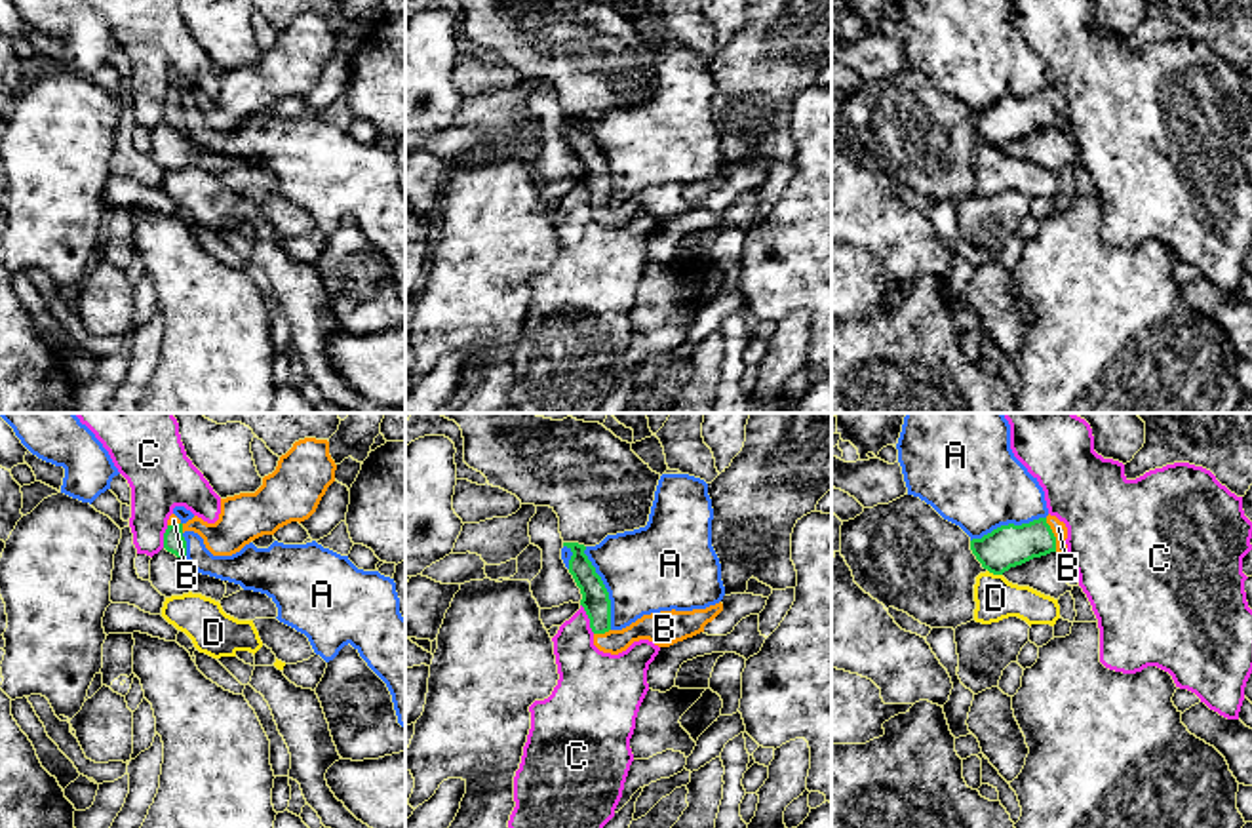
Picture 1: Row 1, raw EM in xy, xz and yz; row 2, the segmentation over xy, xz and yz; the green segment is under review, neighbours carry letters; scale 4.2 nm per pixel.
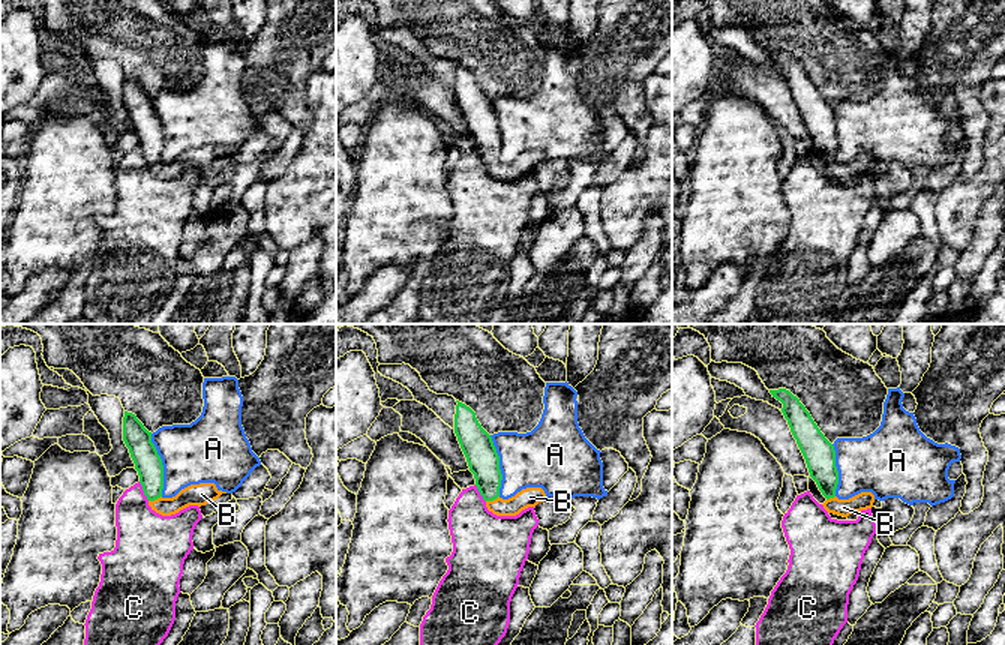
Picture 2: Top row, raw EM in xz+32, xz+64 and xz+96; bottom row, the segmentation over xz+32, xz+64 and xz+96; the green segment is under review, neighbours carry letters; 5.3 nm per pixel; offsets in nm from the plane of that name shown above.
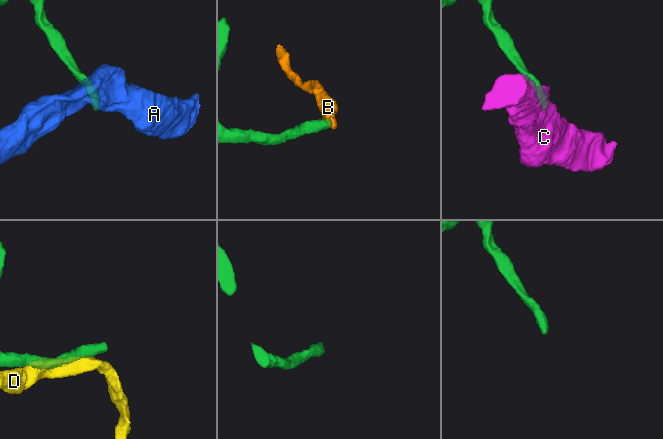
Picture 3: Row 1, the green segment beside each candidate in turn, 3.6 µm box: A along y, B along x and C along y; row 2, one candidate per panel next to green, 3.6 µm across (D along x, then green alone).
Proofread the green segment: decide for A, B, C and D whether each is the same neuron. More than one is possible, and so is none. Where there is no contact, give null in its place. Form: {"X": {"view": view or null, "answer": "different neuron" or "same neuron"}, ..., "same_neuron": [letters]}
{"A": {"view": "xz", "answer": "different neuron"}, "B": {"view": "yz", "answer": "same neuron"}, "C": {"view": "xz", "answer": "different neuron"}, "D": {"view": "yz", "answer": "different neuron"}, "same_neuron": ["B"]}

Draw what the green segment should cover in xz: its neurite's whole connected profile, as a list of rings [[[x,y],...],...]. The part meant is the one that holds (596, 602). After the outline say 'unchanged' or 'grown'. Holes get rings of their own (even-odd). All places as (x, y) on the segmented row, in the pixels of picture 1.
[[[563,542],[563,546],[573,552],[569,560],[569,573],[580,588],[580,605],[590,619],[594,645],[603,653],[618,655],[639,640],[649,640],[658,647],[670,647],[704,632],[704,626],[723,611],[721,601],[706,609],[660,611],[643,615],[622,630],[613,630],[609,592],[584,554],[586,546],[578,542]]] | grown

